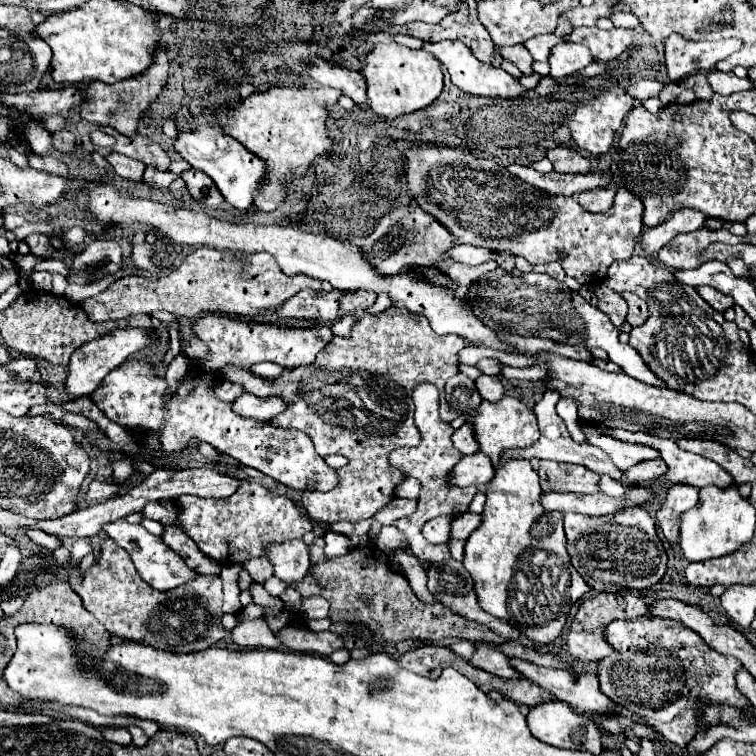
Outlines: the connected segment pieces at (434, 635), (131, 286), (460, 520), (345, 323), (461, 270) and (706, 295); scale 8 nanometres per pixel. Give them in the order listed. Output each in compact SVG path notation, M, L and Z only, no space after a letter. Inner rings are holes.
M318 538L310 546L310 572L296 586L296 590L308 598L314 594L324 596L330 602L328 618L332 622L342 624L362 624L362 628L370 628L372 638L378 642L400 642L400 640L432 640L438 642L442 638L464 638L470 642L492 642L502 644L502 638L490 632L484 624L474 624L470 620L462 620L462 616L454 614L444 604L424 604L412 592L408 580L400 576L392 564L392 558L378 550L376 546L358 546L352 548L344 556L324 558L324 538ZM358 594L366 594L372 606L364 606L358 600Z
M198 248L186 256L180 268L172 270L162 278L128 276L110 284L98 296L76 302L88 316L90 322L122 320L136 314L152 314L158 310L172 312L178 318L196 320L206 314L234 314L234 316L258 316L266 310L280 308L296 292L312 288L322 290L322 284L308 276L286 276L276 260L262 252L252 256L236 256L214 248Z
M472 512L460 514L460 516L456 516L452 520L452 532L450 532L450 536L466 540L480 526L480 522L482 522L480 514L472 514Z
M350 312L350 314L346 314L346 316L342 316L340 320L336 320L330 328L332 328L332 332L336 334L336 336L350 336L350 332L352 332L352 328L358 324L358 320L360 320L360 316L358 316L360 312Z
M486 262L486 264L480 264L480 266L468 266L468 264L452 264L452 268L448 270L450 278L462 286L462 288L470 288L480 276L492 272L498 264L496 262Z
M698 286L696 290L698 290L700 296L702 296L714 310L718 310L718 312L724 312L726 308L730 308L730 306L734 304L734 300L730 300L730 296L722 294L722 292L718 292L718 290L710 288L710 286Z

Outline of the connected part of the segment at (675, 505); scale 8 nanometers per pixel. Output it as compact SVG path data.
M676 484L668 488L666 498L660 510L656 512L656 520L666 540L678 542L678 528L682 522L680 516L682 512L694 508L694 504L698 504L698 488L684 486L684 484Z

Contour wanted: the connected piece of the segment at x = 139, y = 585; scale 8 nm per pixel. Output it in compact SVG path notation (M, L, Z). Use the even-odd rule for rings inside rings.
M110 538L104 540L102 556L96 564L92 564L82 578L78 576L78 568L72 568L68 582L82 598L88 612L94 614L110 634L122 640L136 640L170 652L196 652L212 648L226 636L226 630L220 624L224 612L222 582L218 576L198 576L180 588L158 592L140 578L128 552ZM178 646L188 650L172 650Z

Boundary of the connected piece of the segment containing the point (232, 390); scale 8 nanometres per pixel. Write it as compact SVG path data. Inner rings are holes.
M220 382L216 388L214 388L214 396L218 400L224 400L224 402L232 402L236 396L240 396L244 392L244 388L240 384L232 384L232 382Z

